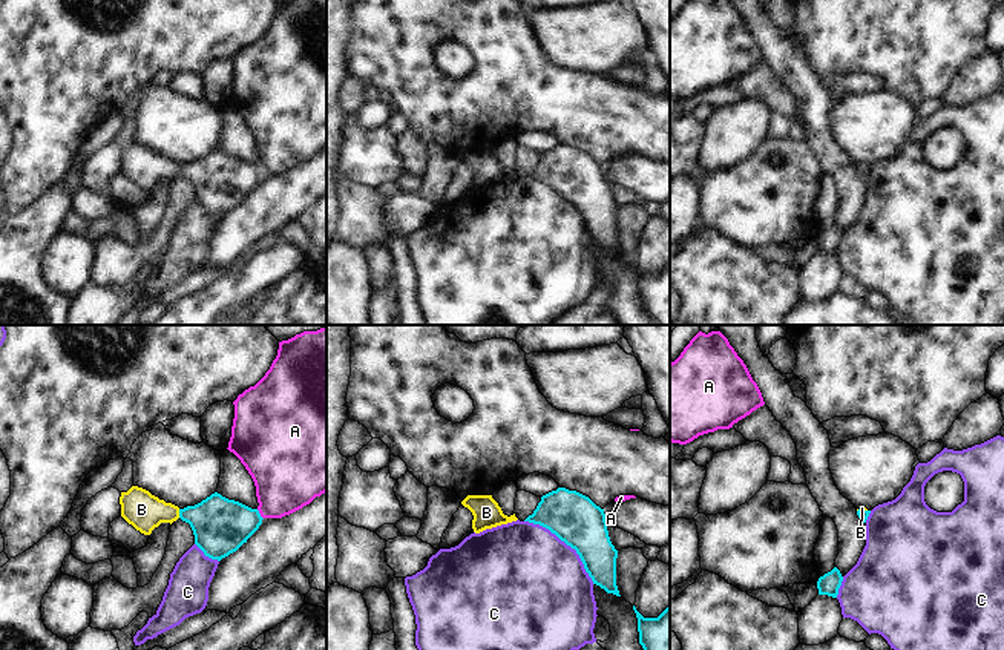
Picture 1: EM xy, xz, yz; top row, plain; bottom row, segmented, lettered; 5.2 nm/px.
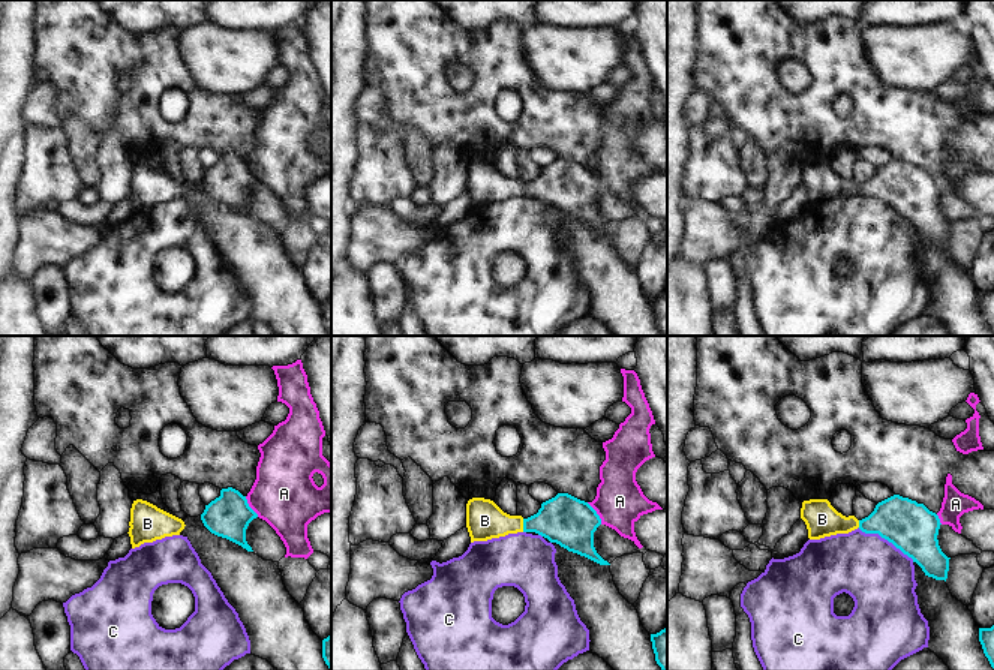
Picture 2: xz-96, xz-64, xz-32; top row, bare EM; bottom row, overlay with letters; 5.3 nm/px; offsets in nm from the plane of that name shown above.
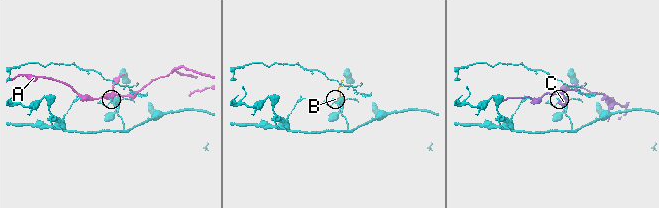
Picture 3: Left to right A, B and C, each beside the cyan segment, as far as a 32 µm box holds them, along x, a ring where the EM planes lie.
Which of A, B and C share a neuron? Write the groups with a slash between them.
A / B / C

